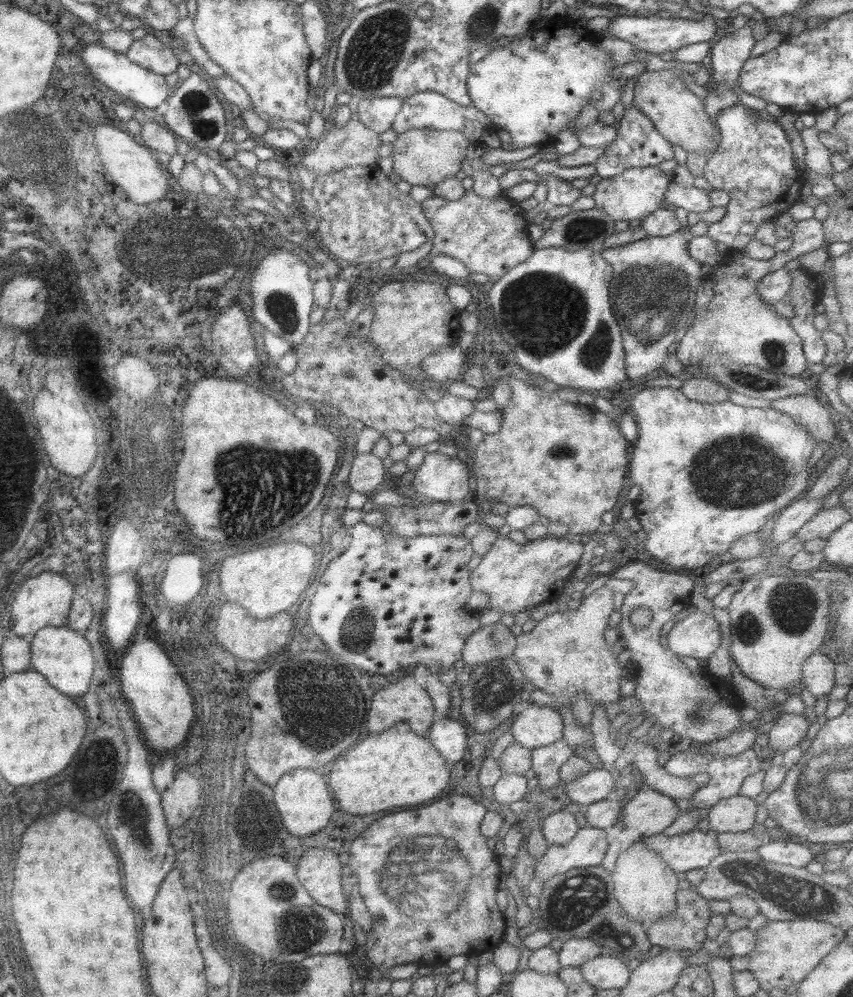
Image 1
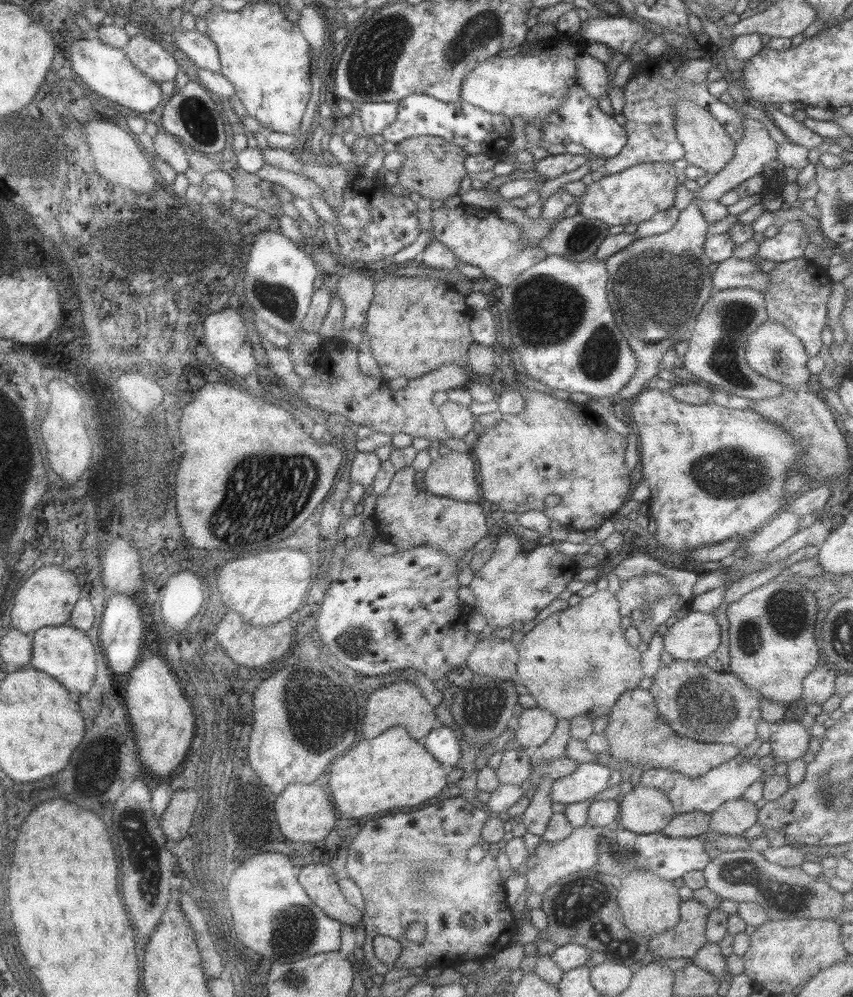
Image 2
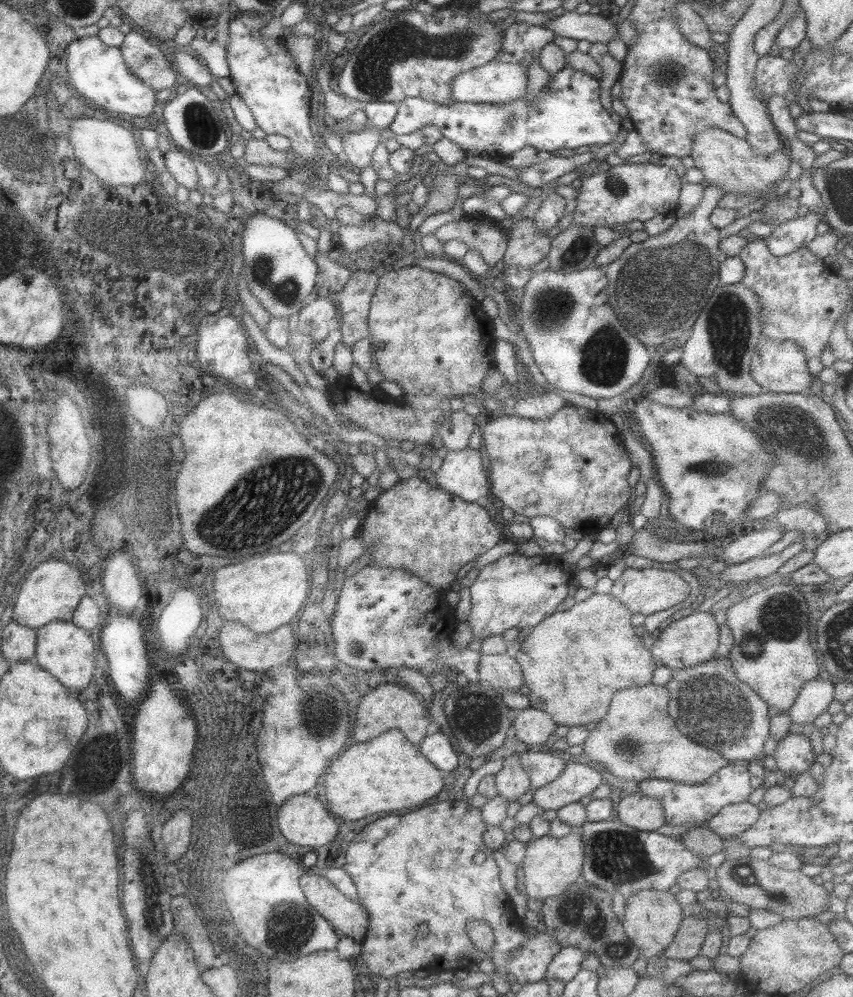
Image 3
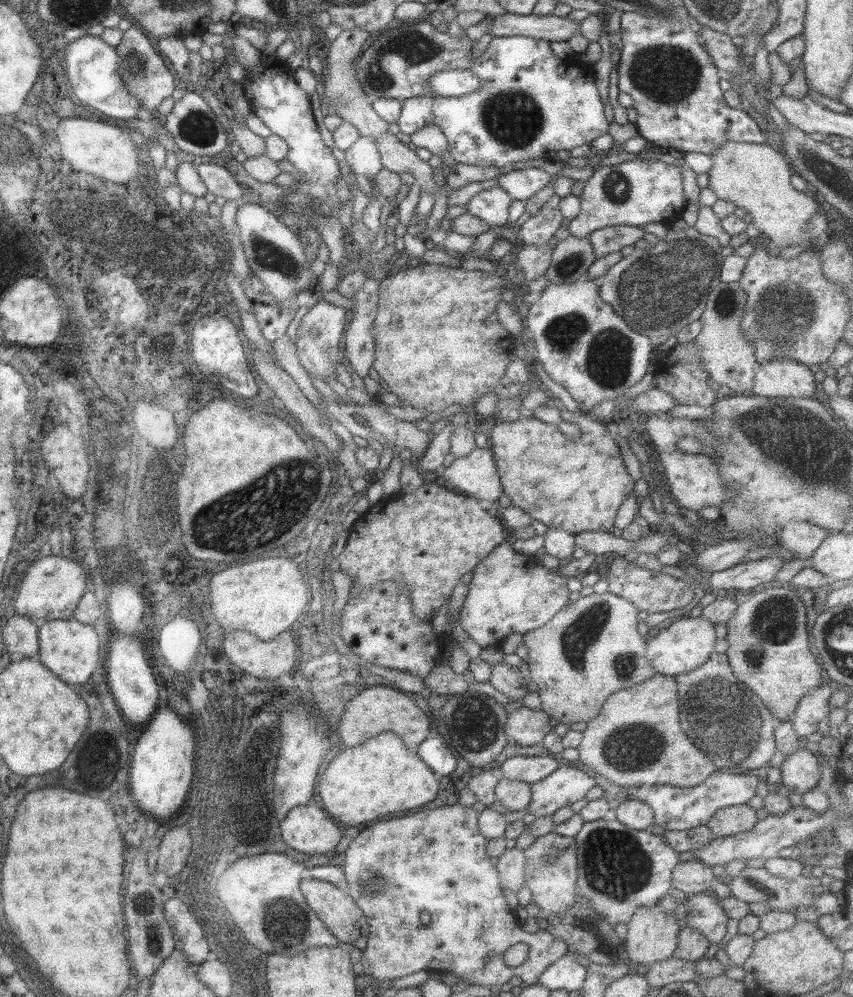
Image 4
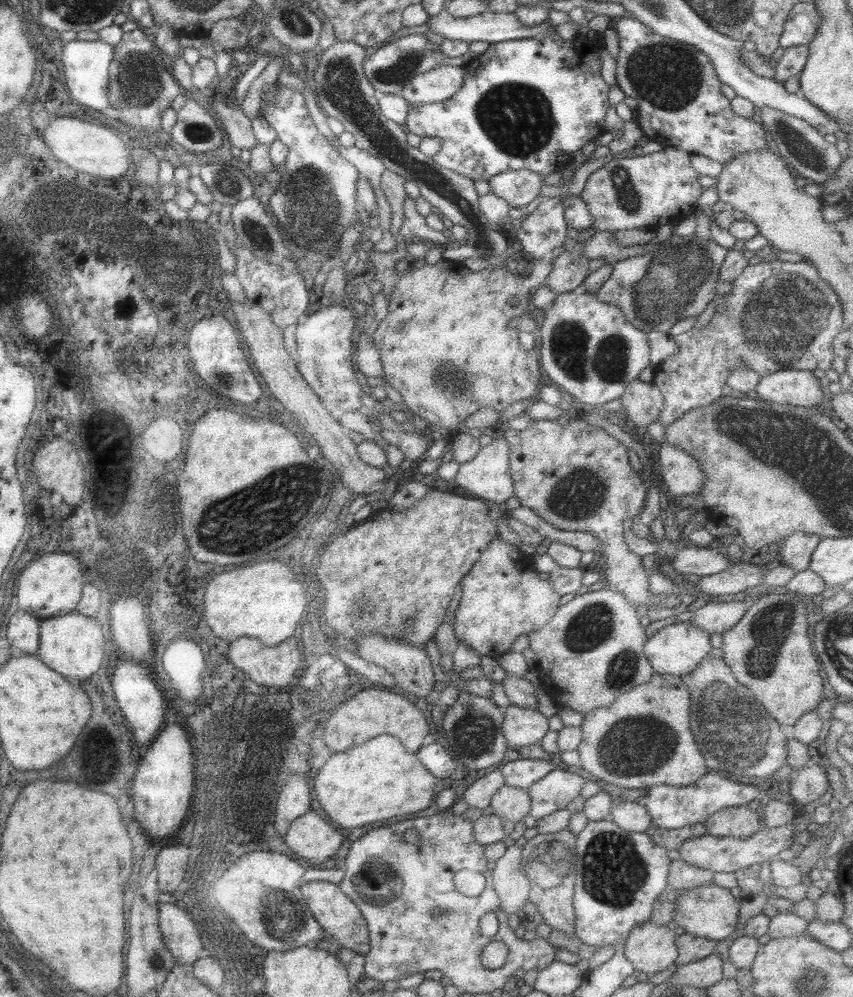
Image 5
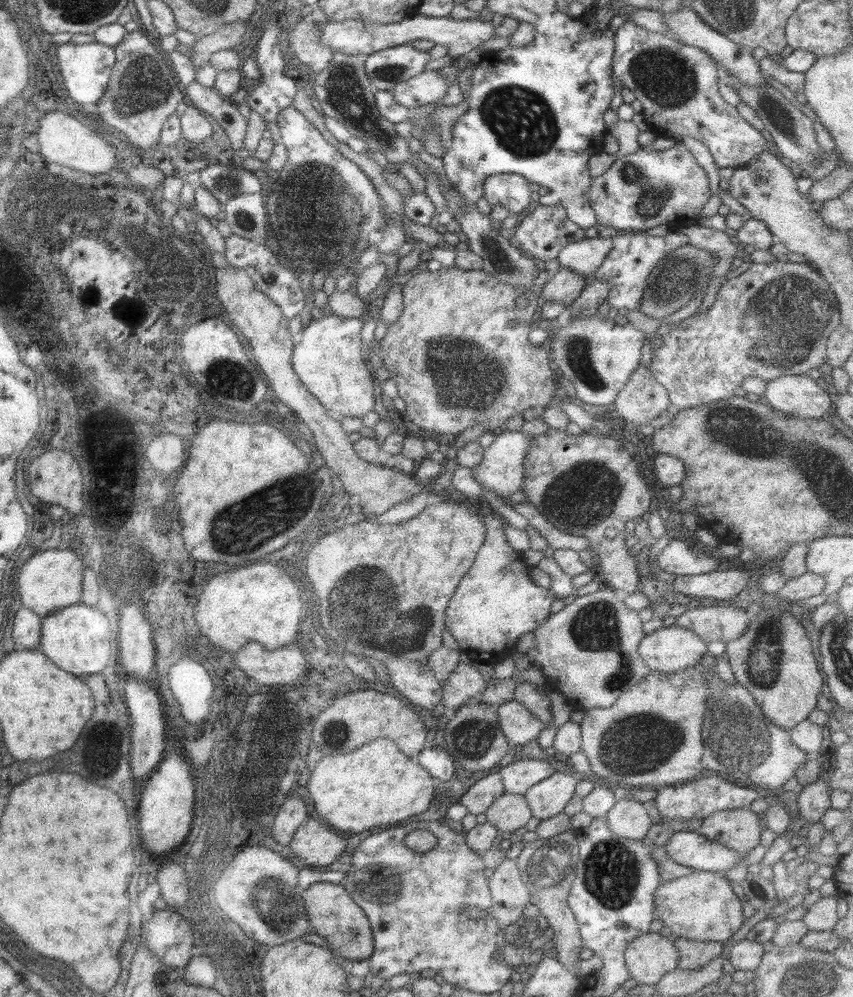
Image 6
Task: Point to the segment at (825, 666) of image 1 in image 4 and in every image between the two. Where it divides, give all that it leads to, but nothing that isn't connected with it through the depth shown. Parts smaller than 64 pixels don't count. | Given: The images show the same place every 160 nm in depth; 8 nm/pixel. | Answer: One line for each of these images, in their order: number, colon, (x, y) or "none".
2: (818, 685)
3: (813, 697)
4: (811, 713)

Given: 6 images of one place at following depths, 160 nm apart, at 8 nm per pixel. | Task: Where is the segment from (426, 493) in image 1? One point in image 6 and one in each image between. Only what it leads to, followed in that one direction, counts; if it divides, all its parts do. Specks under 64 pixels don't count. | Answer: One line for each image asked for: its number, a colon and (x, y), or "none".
2: (452, 475)
3: (460, 473)
4: (475, 475)
5: (486, 476)
6: (501, 469)

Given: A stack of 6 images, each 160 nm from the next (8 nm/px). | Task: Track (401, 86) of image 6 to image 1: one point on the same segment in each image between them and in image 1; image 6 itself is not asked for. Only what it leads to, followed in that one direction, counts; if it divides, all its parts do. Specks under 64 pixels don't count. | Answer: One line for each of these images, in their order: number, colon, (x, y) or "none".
1: (531, 88)
2: (526, 86)
3: (494, 82)
4: (452, 83)
5: (436, 85)

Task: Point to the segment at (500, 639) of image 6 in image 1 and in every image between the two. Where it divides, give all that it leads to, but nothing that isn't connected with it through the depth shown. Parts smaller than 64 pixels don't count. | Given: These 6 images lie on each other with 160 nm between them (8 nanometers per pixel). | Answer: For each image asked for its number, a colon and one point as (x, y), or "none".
1: (515, 577)
2: (513, 585)
3: (514, 591)
4: (507, 594)
5: (501, 598)

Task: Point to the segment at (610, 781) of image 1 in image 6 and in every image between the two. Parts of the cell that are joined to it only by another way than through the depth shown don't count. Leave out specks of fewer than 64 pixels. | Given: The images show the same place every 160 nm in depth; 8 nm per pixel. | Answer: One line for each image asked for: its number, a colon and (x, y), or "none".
2: (588, 779)
3: (576, 780)
4: (565, 785)
5: (552, 792)
6: (546, 798)

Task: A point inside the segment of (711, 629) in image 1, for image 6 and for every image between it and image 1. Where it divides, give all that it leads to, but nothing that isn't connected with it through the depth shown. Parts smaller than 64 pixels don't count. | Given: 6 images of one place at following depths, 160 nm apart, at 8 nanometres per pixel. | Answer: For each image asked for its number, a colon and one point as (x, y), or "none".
2: (693, 637)
3: (692, 639)
4: (679, 646)
5: (673, 650)
6: (666, 650)

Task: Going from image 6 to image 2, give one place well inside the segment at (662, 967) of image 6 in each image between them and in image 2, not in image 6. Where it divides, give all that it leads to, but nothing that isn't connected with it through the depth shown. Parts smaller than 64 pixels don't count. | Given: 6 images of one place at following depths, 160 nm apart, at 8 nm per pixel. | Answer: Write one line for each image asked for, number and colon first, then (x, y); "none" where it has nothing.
2: (648, 906)
3: (650, 919)
4: (652, 932)
5: (650, 949)

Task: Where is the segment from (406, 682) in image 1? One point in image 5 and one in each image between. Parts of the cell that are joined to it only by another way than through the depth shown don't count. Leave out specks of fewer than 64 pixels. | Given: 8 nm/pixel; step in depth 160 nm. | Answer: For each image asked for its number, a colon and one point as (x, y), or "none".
2: (401, 704)
3: (390, 706)
4: (378, 709)
5: (371, 712)

